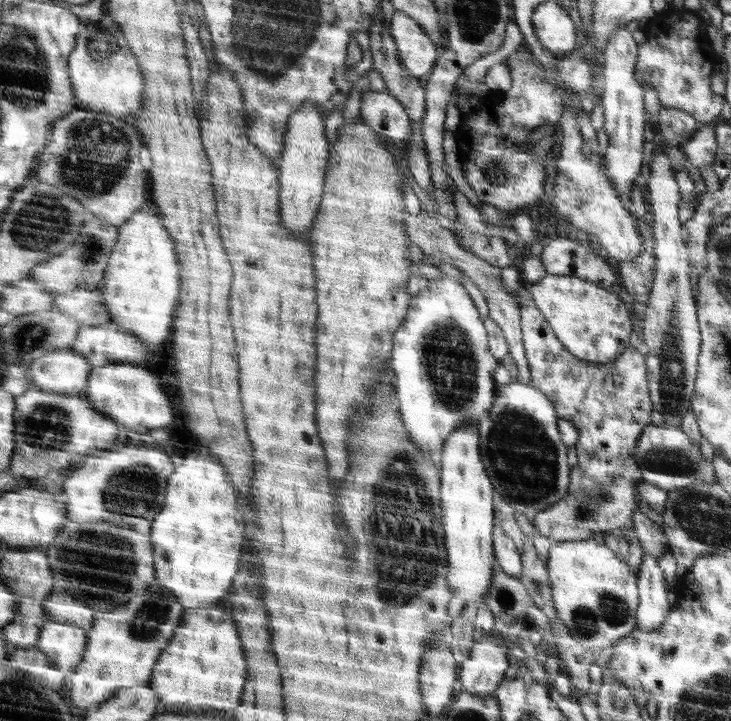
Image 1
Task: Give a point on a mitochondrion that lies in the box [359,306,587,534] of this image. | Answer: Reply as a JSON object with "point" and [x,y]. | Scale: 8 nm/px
{"point":[524,460]}

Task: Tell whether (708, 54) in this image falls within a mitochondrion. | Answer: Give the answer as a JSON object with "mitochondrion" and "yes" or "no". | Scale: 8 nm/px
{"mitochondrion":"no"}

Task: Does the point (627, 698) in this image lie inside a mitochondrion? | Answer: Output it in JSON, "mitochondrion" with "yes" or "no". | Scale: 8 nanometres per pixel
{"mitochondrion":"no"}

